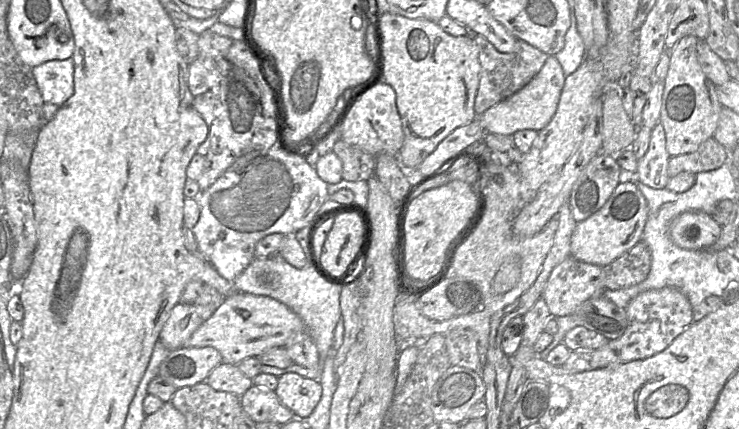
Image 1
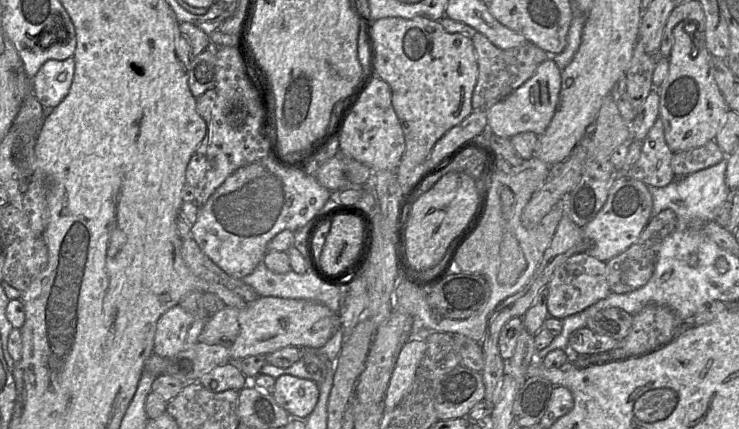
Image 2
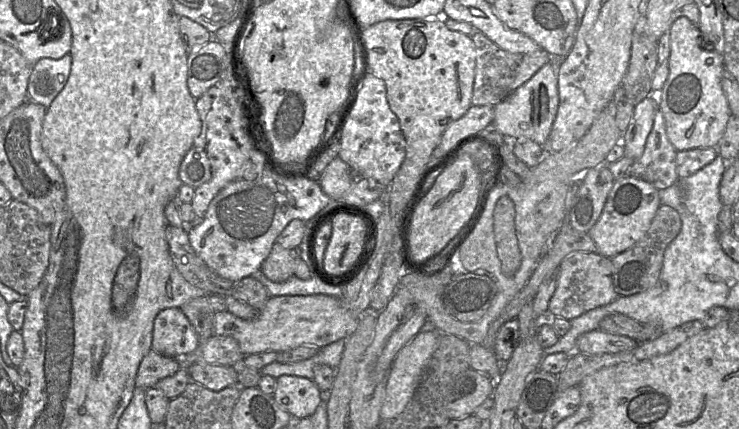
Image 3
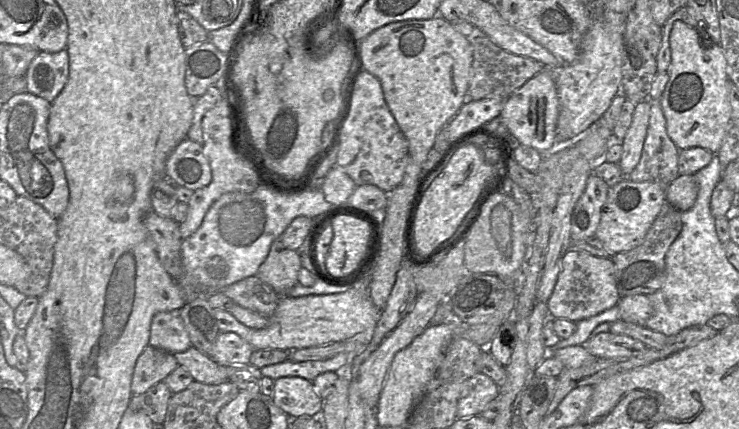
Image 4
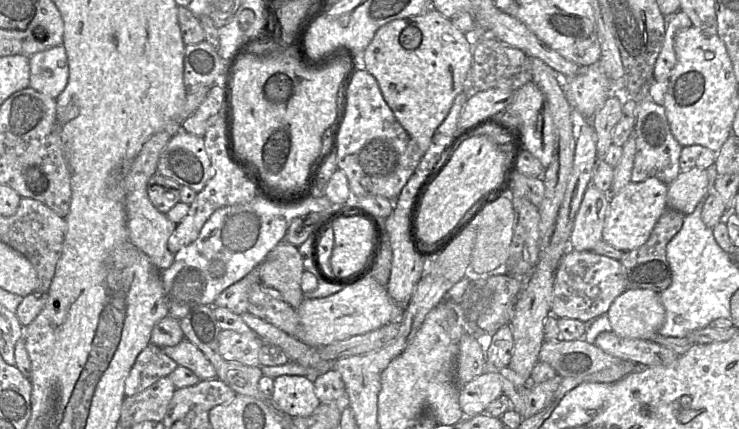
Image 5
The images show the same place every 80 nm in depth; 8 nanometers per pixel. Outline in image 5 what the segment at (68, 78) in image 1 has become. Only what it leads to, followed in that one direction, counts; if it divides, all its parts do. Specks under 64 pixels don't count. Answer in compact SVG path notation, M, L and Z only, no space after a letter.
M63 45L49 48L29 57L29 87L53 99L62 93L68 82L69 65Z

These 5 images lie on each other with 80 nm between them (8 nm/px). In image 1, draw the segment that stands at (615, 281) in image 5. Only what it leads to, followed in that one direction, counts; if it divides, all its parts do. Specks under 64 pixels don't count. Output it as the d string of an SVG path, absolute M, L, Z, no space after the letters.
M567 257L555 266L543 289L542 296L552 316L571 315L584 301L602 294L605 290L603 267Z

